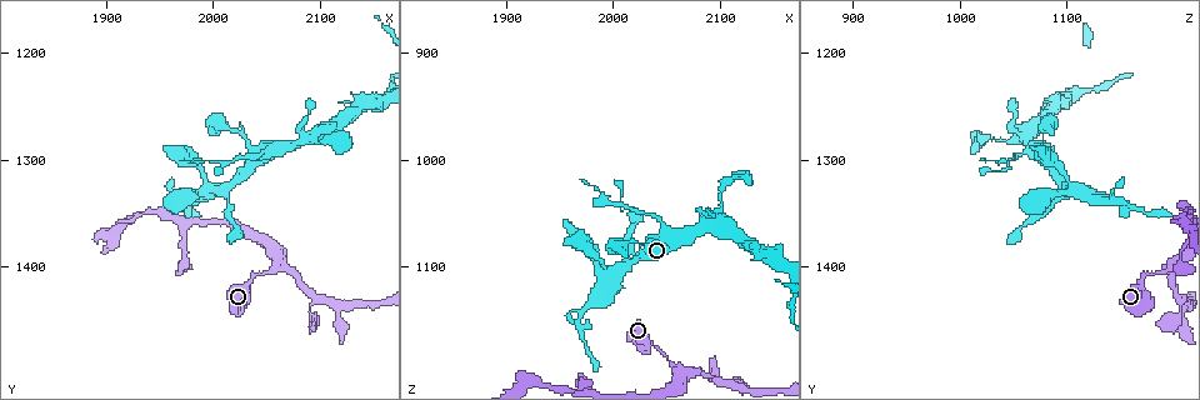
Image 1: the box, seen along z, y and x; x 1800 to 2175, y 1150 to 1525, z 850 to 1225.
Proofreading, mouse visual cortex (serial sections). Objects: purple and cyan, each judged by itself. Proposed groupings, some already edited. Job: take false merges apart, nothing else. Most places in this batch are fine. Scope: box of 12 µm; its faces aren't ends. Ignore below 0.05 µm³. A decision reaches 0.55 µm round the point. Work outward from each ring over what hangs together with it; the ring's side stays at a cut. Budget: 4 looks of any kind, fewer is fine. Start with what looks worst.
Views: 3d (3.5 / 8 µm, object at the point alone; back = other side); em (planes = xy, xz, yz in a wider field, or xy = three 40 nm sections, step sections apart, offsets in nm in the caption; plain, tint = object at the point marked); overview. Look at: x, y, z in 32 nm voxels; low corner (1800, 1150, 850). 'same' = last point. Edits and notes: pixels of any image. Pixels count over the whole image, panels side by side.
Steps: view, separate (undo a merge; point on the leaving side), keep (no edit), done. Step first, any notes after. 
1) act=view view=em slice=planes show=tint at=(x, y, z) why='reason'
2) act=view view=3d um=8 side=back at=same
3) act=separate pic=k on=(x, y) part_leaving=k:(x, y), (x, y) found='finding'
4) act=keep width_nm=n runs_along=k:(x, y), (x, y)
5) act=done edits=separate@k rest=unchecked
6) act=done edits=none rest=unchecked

act=view view=3d um=3.5 at=(2036, 1296, 1054) why='sudden change in width'

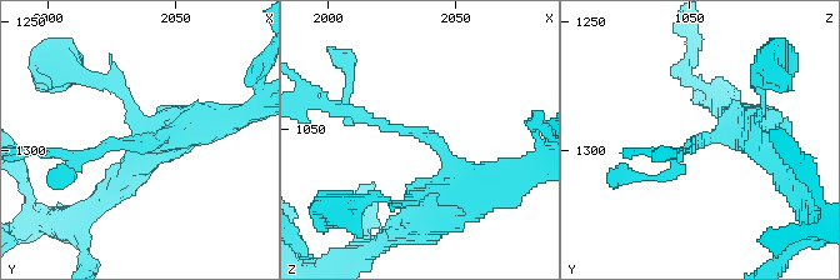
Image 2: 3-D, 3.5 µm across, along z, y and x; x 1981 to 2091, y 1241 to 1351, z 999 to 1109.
act=view view=em slice=planes show=tint at=(2037, 1297, 1054) arm_widths_nm=150,350

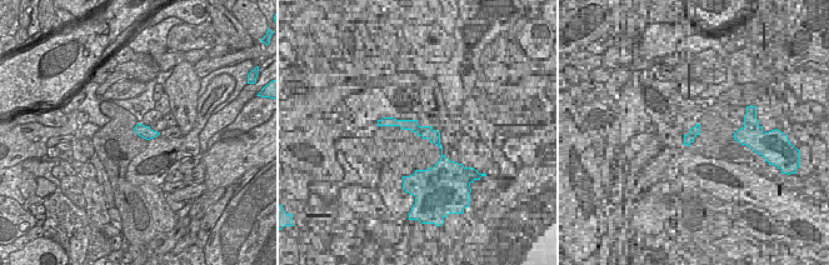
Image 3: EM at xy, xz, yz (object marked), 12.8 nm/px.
act=separate pic=2 on=(399, 128) part_leaving=2:(435, 144), (416, 131), (324, 109) found='a second cell is stuck on'

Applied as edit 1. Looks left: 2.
act=view view=3d um=3.5 at=(2096, 1428, 1204) why='a fork'

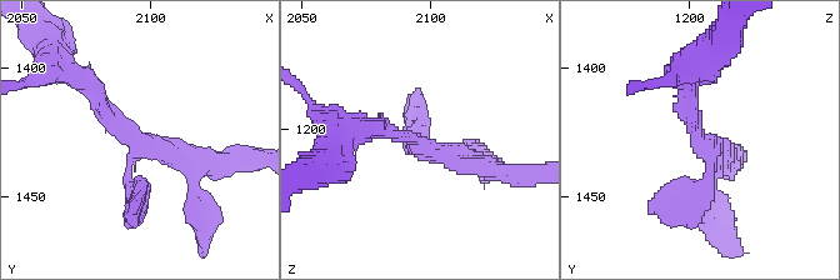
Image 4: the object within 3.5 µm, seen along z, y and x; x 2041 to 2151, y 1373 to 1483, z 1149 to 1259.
act=view view=em slice=xy step=1 show=tint at=(2097, 1431, 1206) arms=3 arm_widths_nm=250,250,300 why='now the EM'

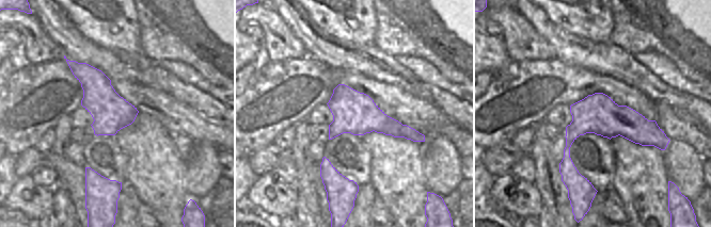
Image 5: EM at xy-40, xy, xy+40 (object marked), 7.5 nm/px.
act=keep found='all the same cell'

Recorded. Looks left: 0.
act=done edits=separate@2 rest=unchecked

